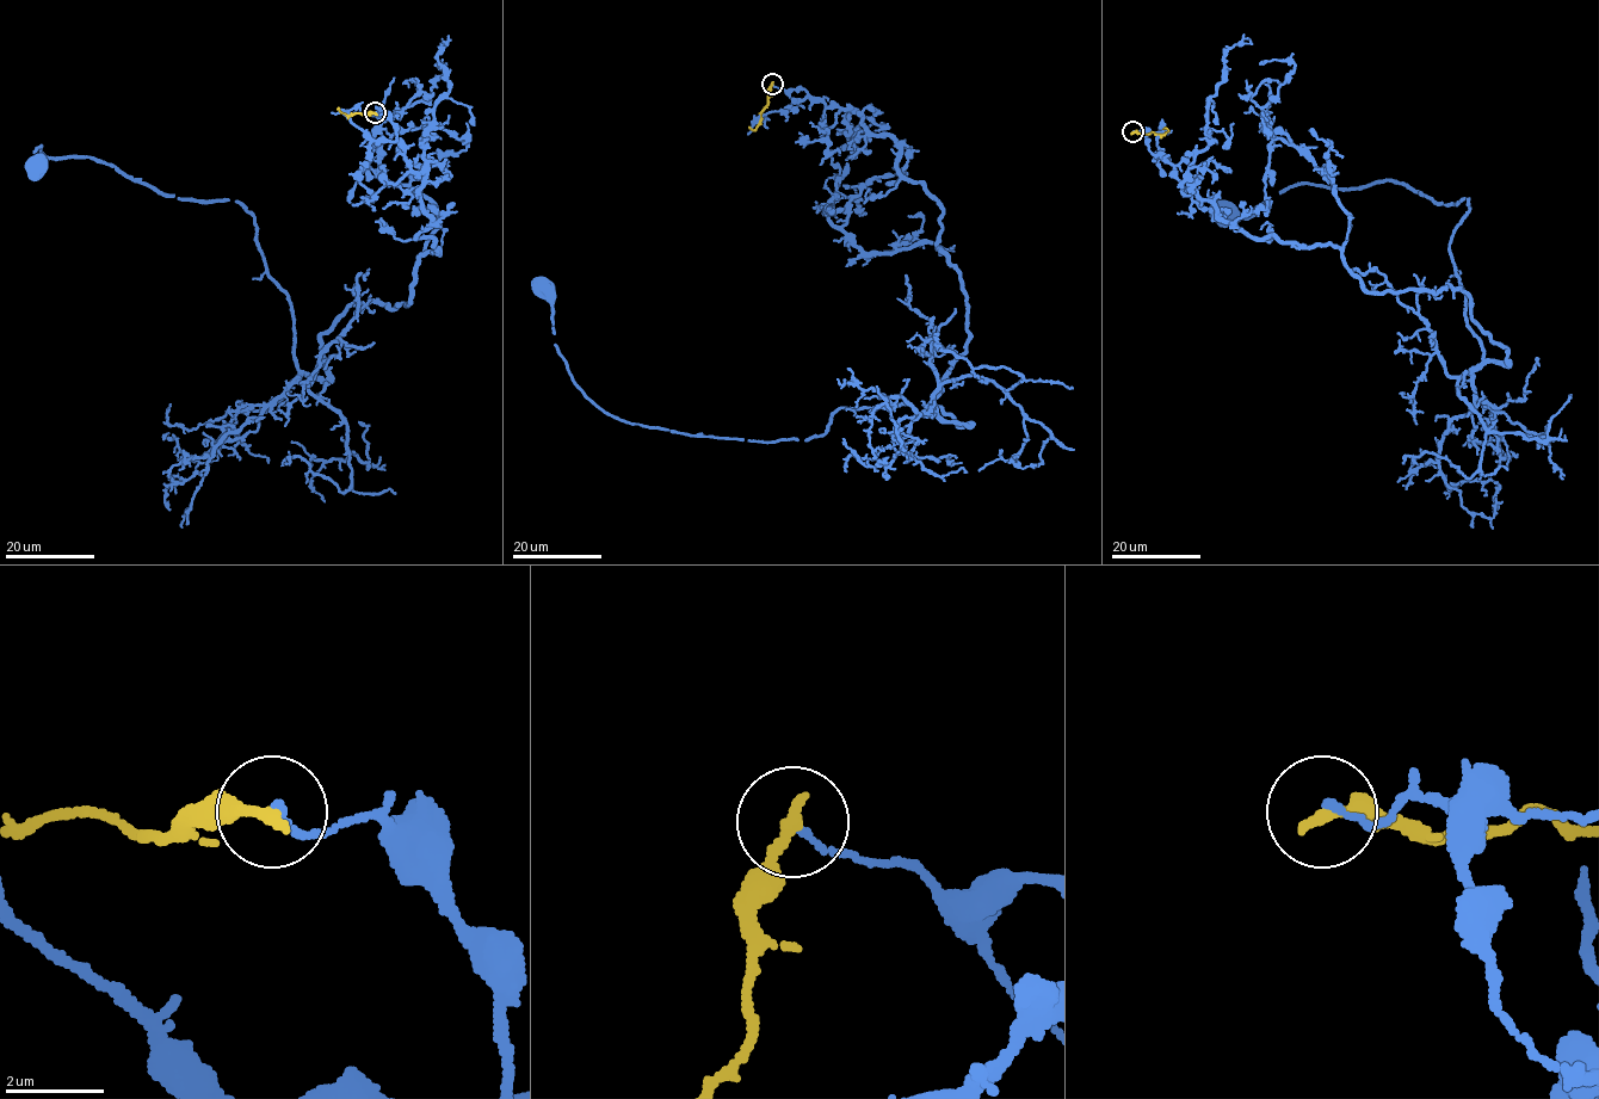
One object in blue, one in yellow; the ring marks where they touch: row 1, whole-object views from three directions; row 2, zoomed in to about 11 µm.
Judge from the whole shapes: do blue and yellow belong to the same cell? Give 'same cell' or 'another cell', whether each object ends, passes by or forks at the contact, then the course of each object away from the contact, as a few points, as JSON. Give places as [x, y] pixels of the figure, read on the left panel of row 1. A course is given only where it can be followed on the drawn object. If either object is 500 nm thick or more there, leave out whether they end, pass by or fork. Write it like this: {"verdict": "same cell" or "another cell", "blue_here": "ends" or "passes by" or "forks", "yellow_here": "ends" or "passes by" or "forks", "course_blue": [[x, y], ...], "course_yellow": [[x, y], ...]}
{"verdict": "another cell", "blue_here": "ends", "yellow_here": "ends", "course_blue": [[375, 112], [440, 253], [321, 334], [326, 380], [235, 199], [36, 165]], "course_yellow": [[375, 113], [346, 116], [338, 109]]}

